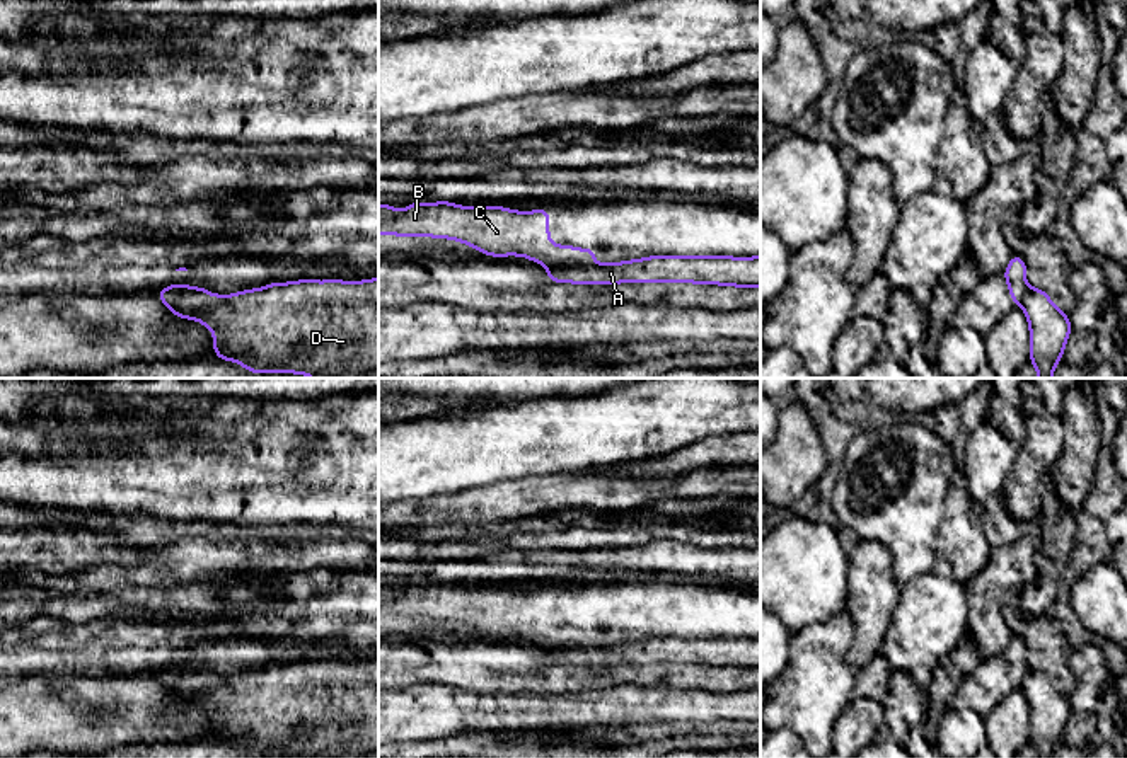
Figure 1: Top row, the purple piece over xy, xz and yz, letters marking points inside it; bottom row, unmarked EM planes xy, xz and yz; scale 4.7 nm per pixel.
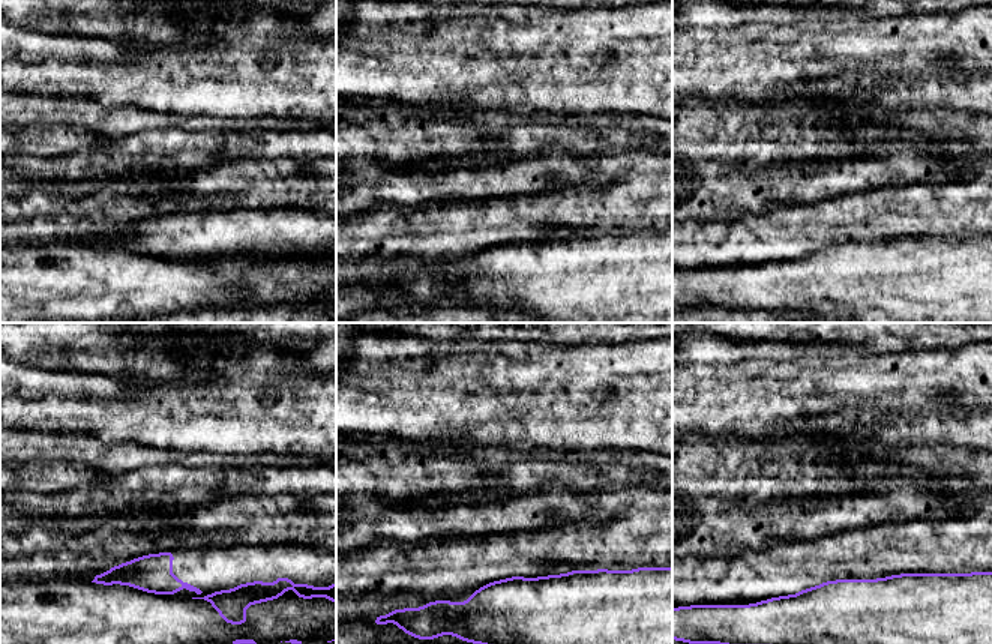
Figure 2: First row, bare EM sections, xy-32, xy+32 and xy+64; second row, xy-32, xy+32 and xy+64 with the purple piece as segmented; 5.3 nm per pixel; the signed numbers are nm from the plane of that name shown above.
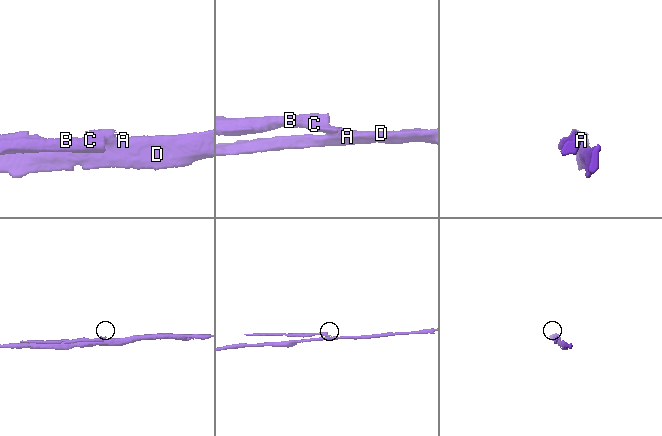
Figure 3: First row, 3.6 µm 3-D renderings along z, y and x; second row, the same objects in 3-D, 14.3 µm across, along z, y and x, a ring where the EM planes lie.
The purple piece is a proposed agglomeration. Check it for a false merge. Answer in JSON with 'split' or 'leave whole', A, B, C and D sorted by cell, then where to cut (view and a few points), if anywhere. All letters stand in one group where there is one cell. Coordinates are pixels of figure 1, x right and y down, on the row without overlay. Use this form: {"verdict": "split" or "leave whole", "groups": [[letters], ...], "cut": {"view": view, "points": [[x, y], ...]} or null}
{"verdict": "split", "groups": [["A", "D"], ["B", "C"]], "cut": {"view": "xy", "points": [[203, 671], [178, 675], [162, 682]]}}

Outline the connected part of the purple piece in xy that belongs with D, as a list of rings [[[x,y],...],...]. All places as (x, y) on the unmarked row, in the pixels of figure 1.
[[[379,659],[367,663],[271,664],[227,678],[191,673],[164,681],[177,700],[205,705],[213,715],[218,741],[235,743],[251,755],[300,755],[303,758],[379,758]]]

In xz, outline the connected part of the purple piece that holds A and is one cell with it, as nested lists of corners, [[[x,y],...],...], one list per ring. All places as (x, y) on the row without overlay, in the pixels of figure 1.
[[[651,637],[644,640],[633,640],[614,646],[597,644],[564,644],[549,649],[544,663],[554,664],[592,664],[592,666],[616,666],[616,664],[697,664],[697,666],[723,666],[738,669],[760,669],[760,637],[757,639],[728,639],[728,637]]]

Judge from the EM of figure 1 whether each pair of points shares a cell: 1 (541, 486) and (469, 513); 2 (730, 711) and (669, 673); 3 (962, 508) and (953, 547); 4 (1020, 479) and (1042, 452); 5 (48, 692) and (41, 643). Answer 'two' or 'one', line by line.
1: one
2: two
3: one
4: one
5: two

